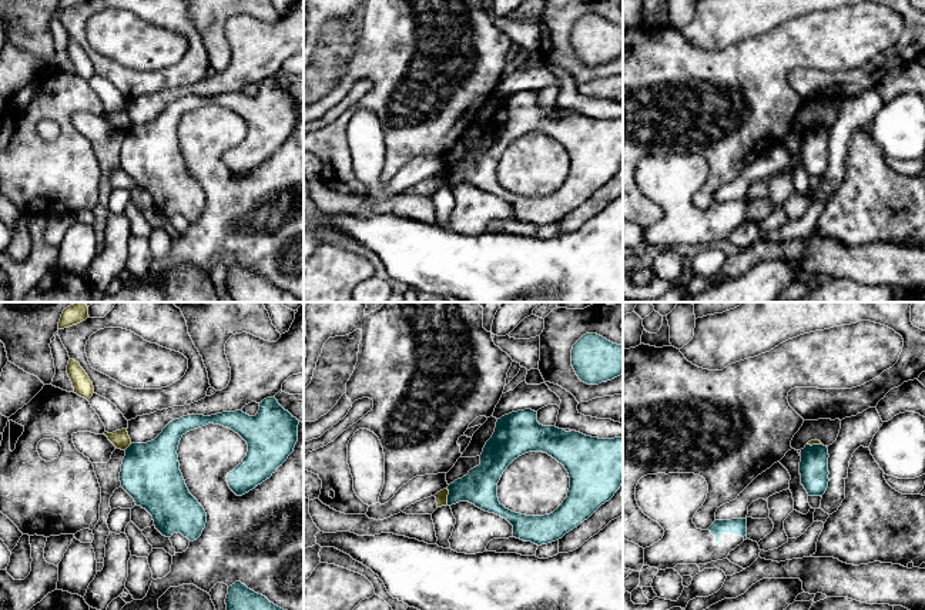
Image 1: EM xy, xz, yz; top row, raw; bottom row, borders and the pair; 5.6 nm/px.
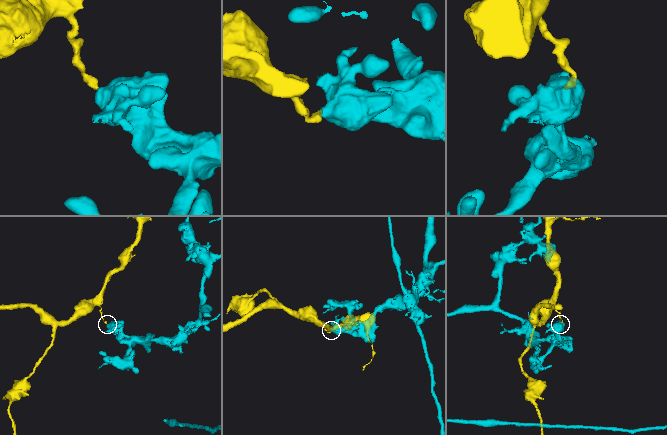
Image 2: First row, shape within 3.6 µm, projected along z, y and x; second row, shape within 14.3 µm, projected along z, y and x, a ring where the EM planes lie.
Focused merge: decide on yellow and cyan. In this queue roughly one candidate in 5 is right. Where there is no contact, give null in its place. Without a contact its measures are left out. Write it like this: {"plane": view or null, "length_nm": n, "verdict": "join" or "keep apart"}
{"plane": "xz", "length_nm": 100, "verdict": "keep apart"}

